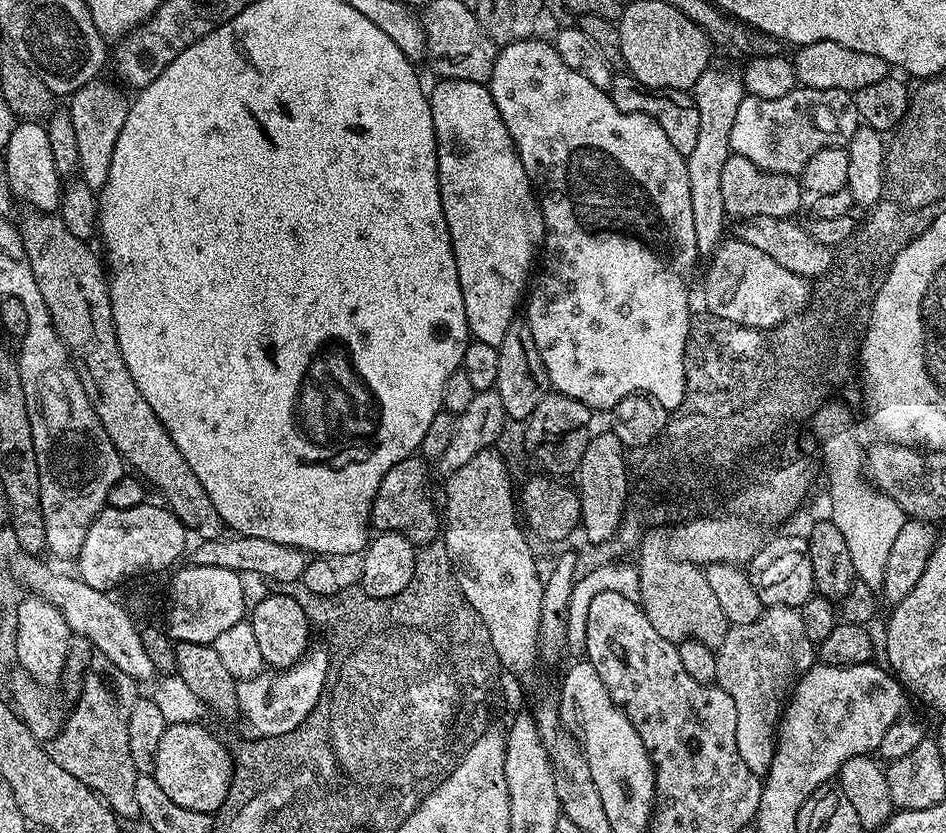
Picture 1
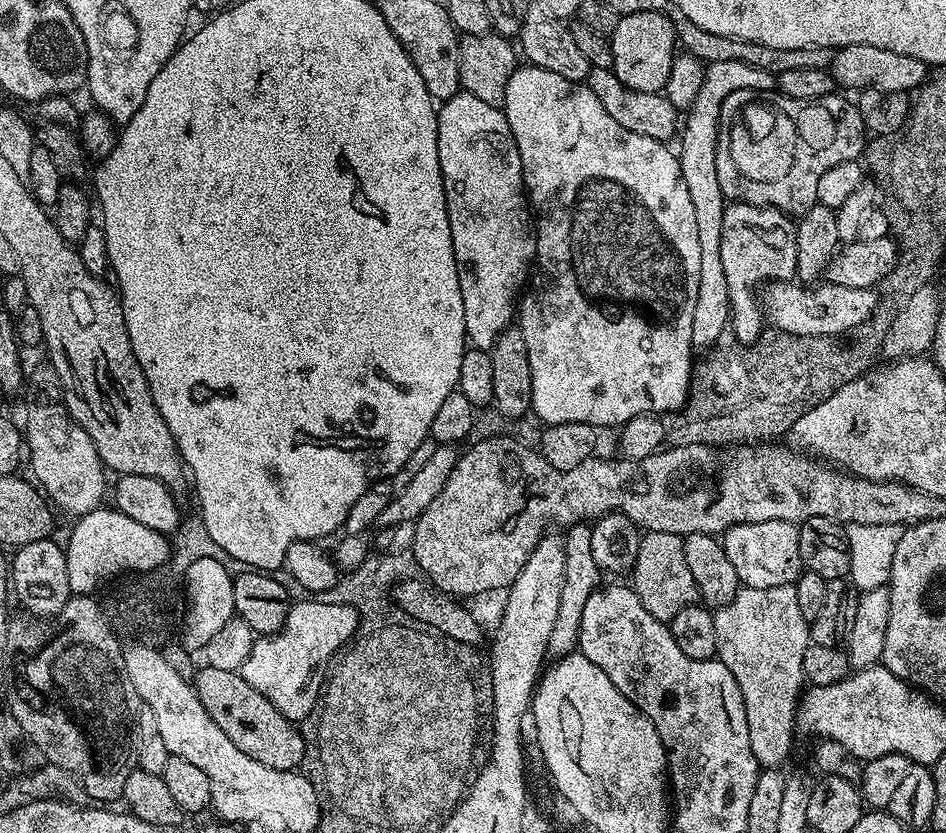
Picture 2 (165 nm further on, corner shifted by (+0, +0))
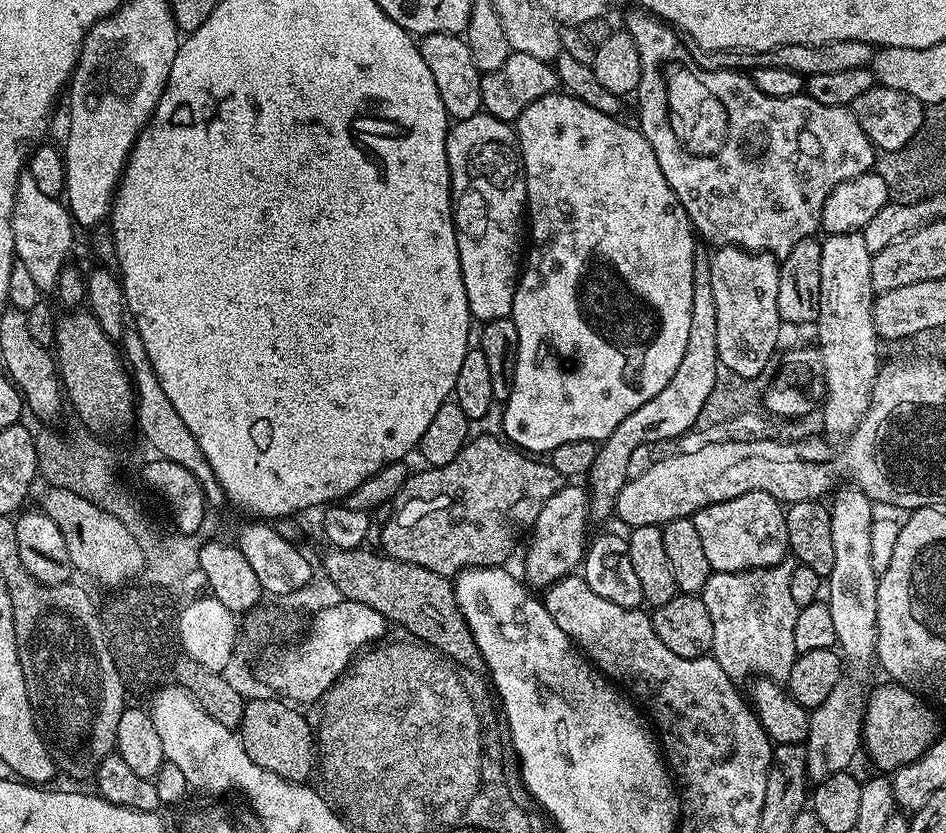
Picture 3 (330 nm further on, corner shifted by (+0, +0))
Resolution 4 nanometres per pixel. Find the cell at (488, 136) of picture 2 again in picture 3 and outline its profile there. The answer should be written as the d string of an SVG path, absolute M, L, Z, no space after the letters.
M481 110L474 118L455 121L449 127L446 138L446 158L450 166L450 182L452 183L452 214L456 222L456 237L458 238L458 258L462 266L462 282L466 286L466 298L470 306L473 321L487 322L498 318L509 318L512 314L512 303L516 293L516 282L522 271L522 253L526 248L526 205L528 191L524 181L524 160L520 156L520 142L516 139L516 129L507 120L499 120Z

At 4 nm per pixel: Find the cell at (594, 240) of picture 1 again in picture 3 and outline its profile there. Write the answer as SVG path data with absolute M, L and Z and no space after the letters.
M563 90L551 92L530 102L530 106L526 106L526 110L522 110L522 114L515 120L514 127L516 139L520 142L520 156L524 160L524 181L528 191L526 216L530 221L530 247L526 252L526 263L516 282L516 293L512 303L510 318L514 322L514 326L518 326L518 350L516 351L514 386L510 390L510 398L503 401L502 404L505 432L503 435L506 437L507 443L529 454L551 454L555 448L563 446L566 442L582 442L583 440L602 442L607 436L614 434L614 430L618 430L618 422L622 422L622 418L626 418L626 414L634 414L634 410L638 410L638 406L642 406L642 402L650 402L650 398L654 398L654 394L658 394L658 390L662 390L666 386L666 382L670 382L670 378L674 378L674 370L678 370L678 362L682 362L682 354L686 354L686 338L690 334L690 306L694 298L694 266L698 259L698 253L696 253L698 237L692 223L688 221L686 210L678 202L674 190L670 190L670 186L666 182L666 174L662 174L662 166L658 166L658 158L654 158L654 150L650 150L650 142L646 142L639 127L632 125L631 128L630 125L623 124L616 116L602 114L602 110L594 110L594 106L586 106L586 102L569 96Z

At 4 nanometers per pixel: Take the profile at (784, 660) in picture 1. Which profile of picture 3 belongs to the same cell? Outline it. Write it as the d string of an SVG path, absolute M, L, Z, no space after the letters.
M786 558L780 564L775 564L769 568L755 568L749 572L713 572L708 577L706 586L702 593L702 599L706 610L710 610L710 622L714 622L714 642L712 643L711 657L718 662L718 666L722 666L722 670L726 670L726 674L734 682L741 682L747 676L751 678L763 678L765 680L774 680L777 682L787 681L790 670L794 666L798 655L794 646L794 622L796 621L797 607L794 602L794 597L790 595L790 574L797 566L797 561L792 558Z

